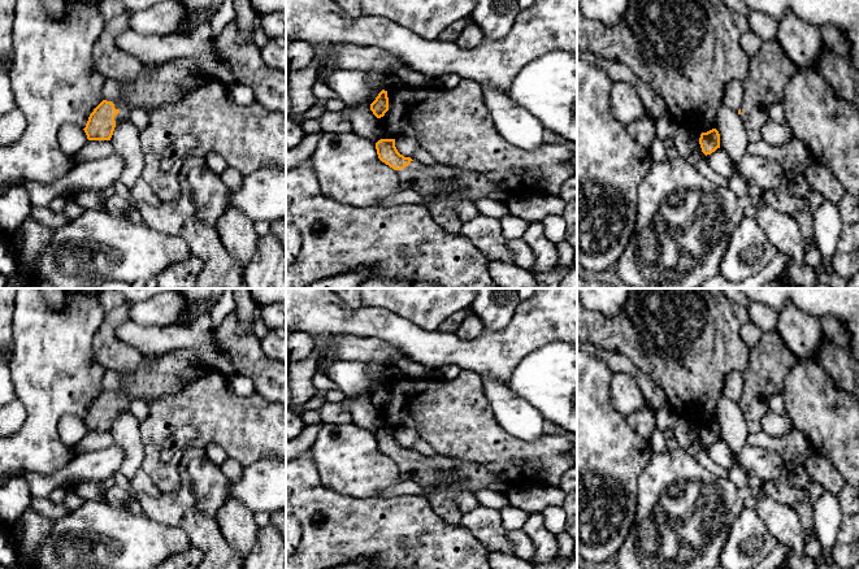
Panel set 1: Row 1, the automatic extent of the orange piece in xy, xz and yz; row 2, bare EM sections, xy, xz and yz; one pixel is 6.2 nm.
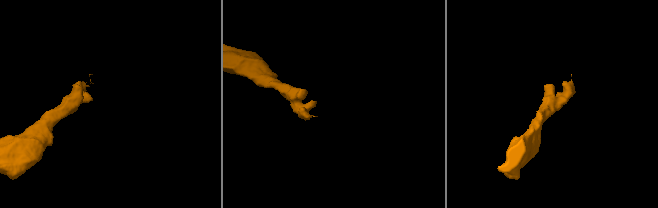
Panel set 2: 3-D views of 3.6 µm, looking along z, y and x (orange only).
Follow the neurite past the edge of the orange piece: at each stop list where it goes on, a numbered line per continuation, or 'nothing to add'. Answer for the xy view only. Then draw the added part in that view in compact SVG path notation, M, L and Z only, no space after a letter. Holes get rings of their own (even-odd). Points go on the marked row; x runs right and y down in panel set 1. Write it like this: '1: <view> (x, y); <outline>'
1: xy (164, 83); M188 57L174 58L151 65L133 81L120 81L125 101L114 104L120 110L114 116L116 125L130 120L130 107L148 112L162 104L175 104L187 91L201 84L211 77L200 65Z

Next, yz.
1: yz (769, 70); M775 40L763 42L759 52L750 58L749 73L743 82L743 103L741 105L741 120L746 130L760 130L769 118L769 109L775 103L784 99L789 81L799 69L784 52L780 43Z

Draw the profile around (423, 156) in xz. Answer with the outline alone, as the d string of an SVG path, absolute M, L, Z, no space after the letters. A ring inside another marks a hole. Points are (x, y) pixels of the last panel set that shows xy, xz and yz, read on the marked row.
M420 147L412 156L412 160L418 161L424 165L434 165L437 161L435 158L425 151L422 147Z

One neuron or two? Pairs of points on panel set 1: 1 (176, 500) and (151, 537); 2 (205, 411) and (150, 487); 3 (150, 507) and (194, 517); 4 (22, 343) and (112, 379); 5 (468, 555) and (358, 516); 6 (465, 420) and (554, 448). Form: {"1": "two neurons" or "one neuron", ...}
{"1": "two neurons", "2": "two neurons", "3": "one neuron", "4": "two neurons", "5": "one neuron", "6": "one neuron"}

